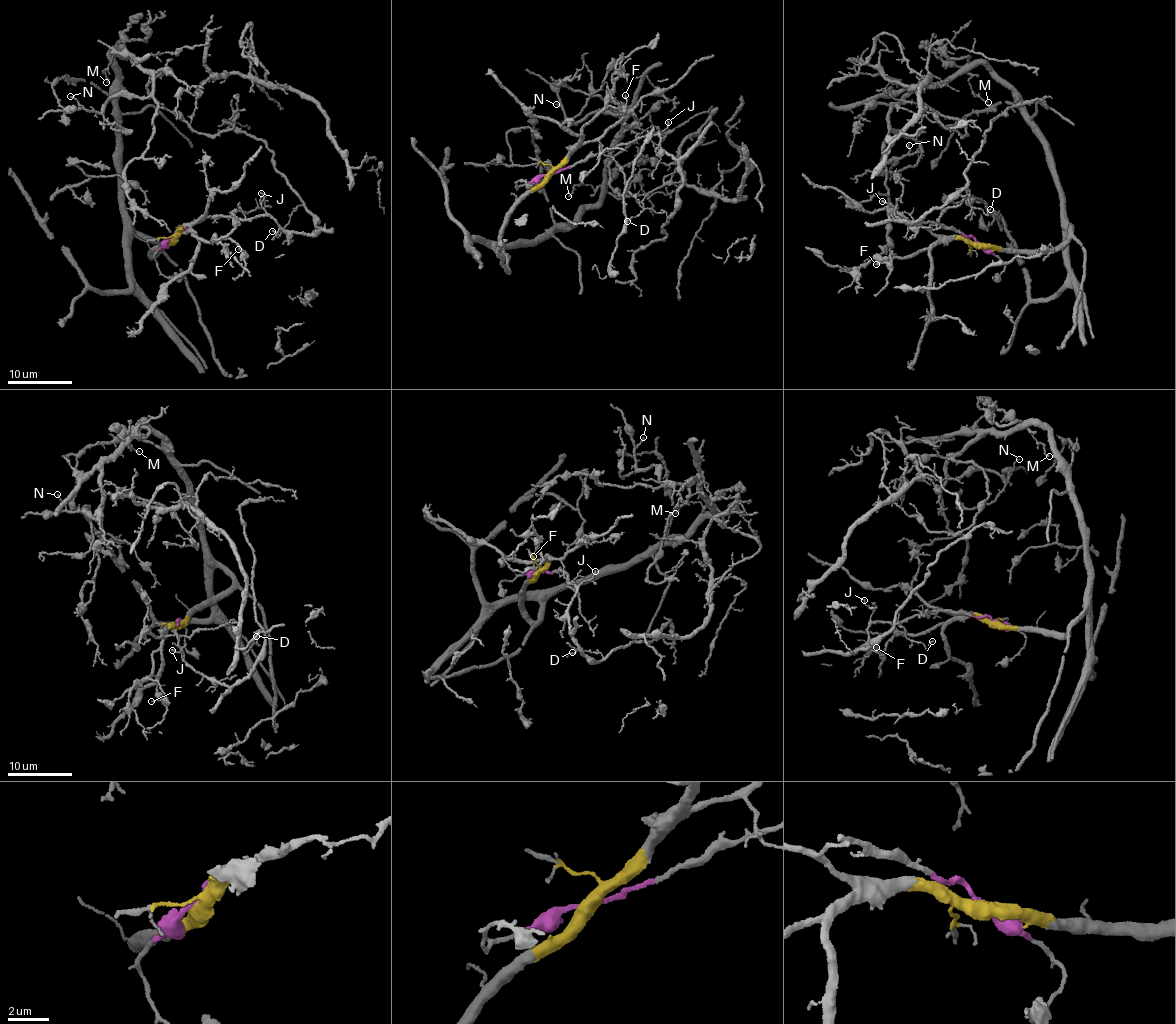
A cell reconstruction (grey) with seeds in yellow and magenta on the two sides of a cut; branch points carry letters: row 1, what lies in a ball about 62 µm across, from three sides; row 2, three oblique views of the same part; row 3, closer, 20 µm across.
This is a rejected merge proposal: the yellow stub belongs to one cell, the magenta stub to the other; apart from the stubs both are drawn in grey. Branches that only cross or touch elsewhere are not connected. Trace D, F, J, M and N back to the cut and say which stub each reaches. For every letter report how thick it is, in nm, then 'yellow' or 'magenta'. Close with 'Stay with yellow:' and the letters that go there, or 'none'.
D: 120 nm | magenta
F: 140 nm | yellow
J: 130 nm | magenta
M: 140 nm | yellow
N: 140 nm | yellow
Stay with yellow: F, M, N

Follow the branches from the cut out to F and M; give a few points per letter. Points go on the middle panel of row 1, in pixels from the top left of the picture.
F: (549, 174), (576, 150), (584, 125), (610, 105), (624, 109), (624, 95)
M: (549, 174), (514, 208), (502, 257), (498, 247), (564, 231), (601, 190), (574, 186), (569, 195)

